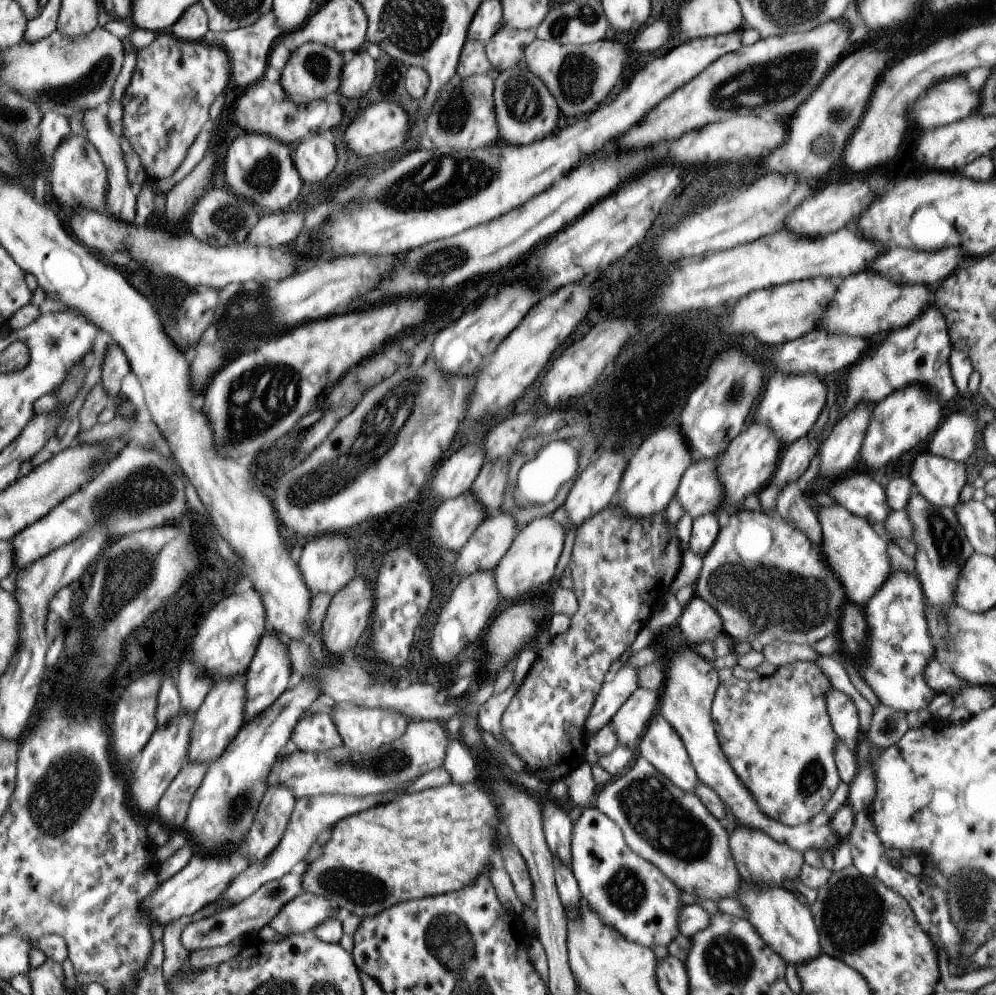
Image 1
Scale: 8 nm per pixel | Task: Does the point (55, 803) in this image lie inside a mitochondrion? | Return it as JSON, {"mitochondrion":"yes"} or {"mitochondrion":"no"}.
{"mitochondrion":"yes"}

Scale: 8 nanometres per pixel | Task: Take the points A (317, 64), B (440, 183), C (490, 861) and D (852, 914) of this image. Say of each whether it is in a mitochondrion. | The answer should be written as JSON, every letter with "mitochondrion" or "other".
{"A":"mitochondrion","B":"mitochondrion","C":"other","D":"mitochondrion"}

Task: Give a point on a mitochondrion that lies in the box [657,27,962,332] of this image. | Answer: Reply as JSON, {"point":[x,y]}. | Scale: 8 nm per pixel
{"point":[763,85]}

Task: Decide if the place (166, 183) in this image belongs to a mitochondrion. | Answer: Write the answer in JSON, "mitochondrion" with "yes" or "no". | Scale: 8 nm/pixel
{"mitochondrion":"no"}

